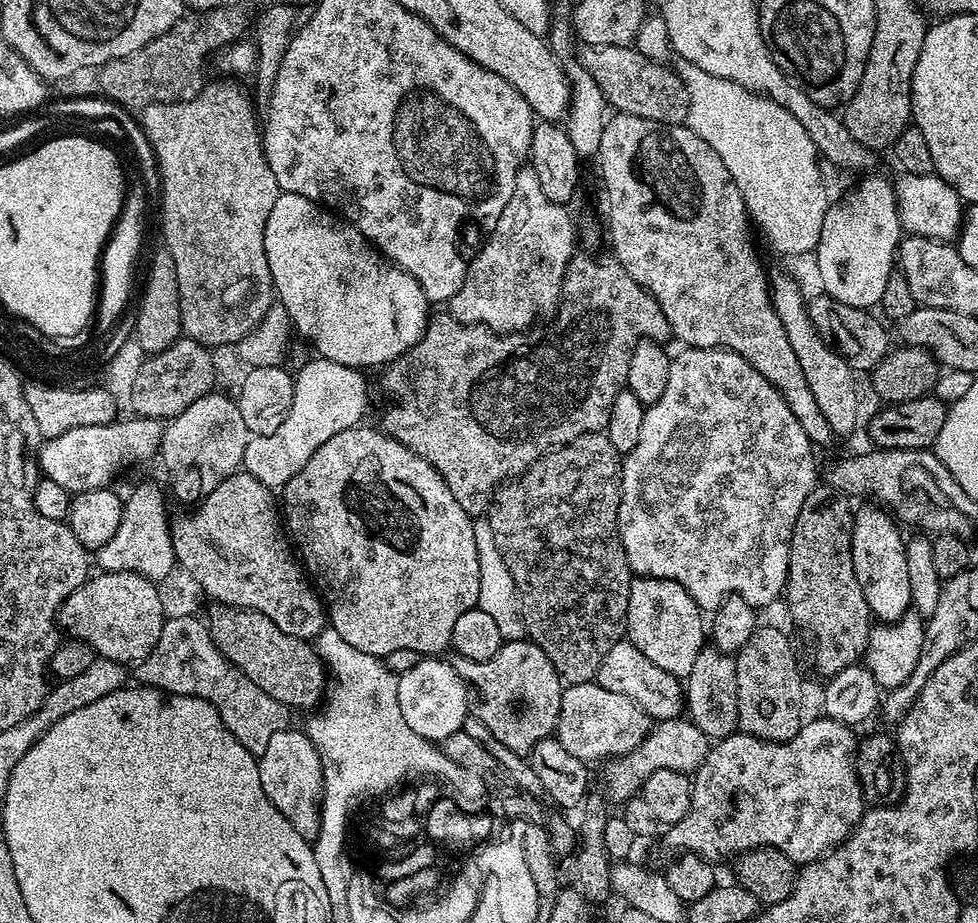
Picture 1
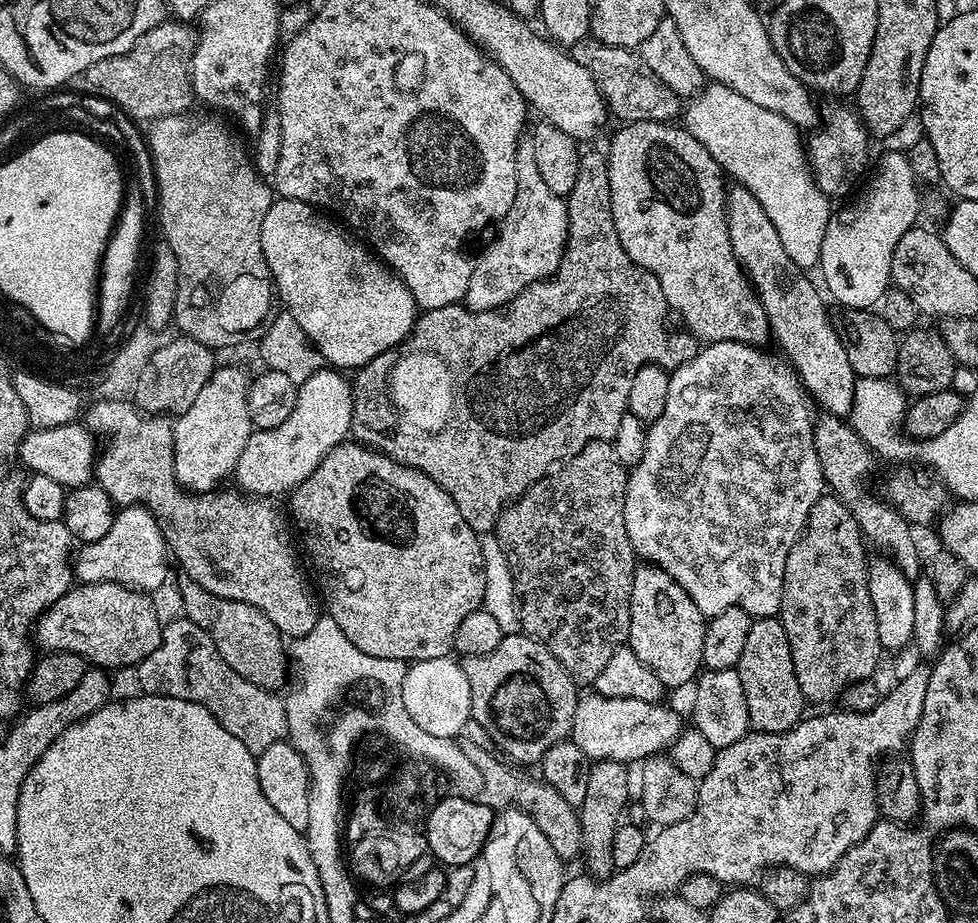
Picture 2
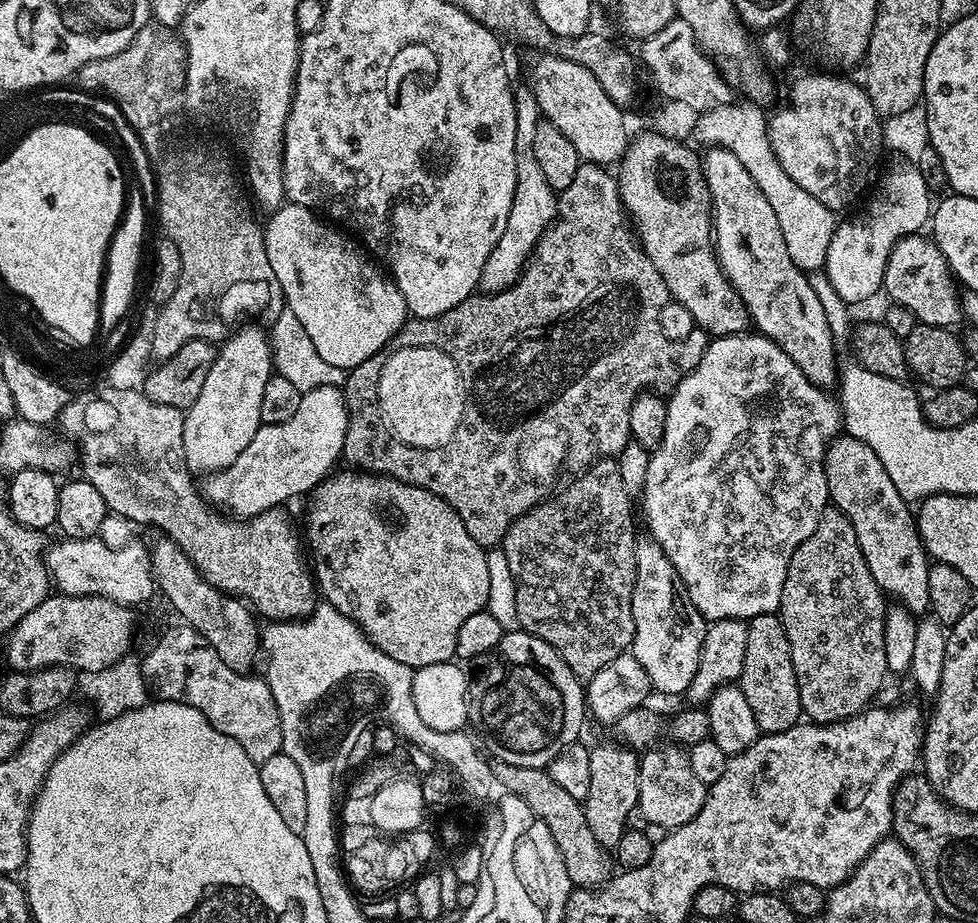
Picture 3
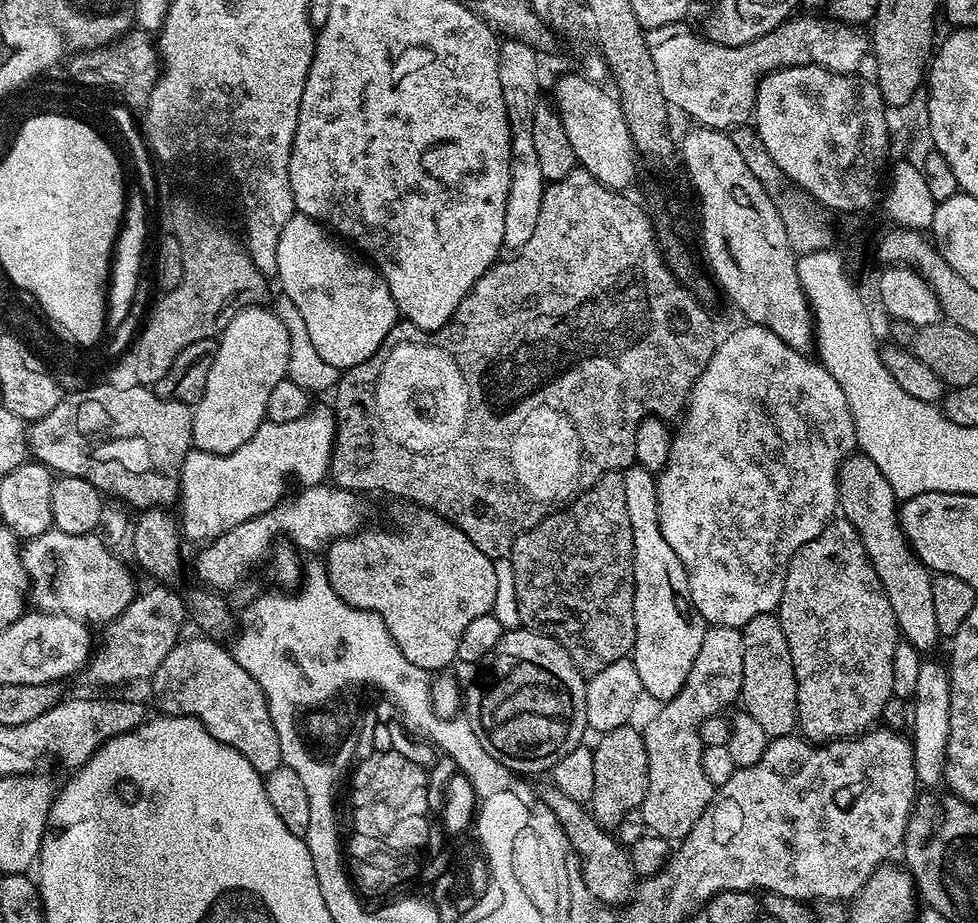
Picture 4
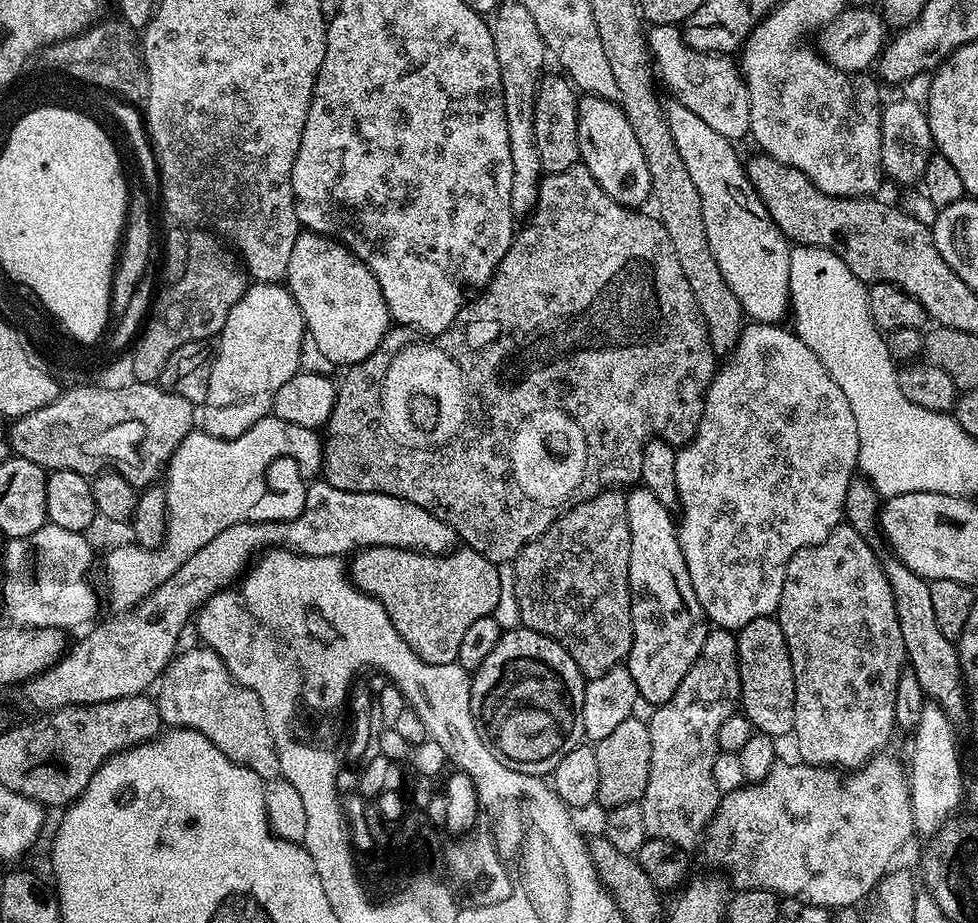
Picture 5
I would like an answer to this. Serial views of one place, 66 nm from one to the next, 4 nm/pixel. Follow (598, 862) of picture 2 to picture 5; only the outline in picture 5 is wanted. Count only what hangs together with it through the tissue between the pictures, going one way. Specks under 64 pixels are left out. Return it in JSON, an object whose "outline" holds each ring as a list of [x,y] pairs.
{"outline":[[[629,718],[619,724],[606,738],[595,741],[598,758],[598,794],[596,804],[601,809],[617,808],[623,804],[643,801],[646,782],[650,782],[650,730],[648,720]]]}

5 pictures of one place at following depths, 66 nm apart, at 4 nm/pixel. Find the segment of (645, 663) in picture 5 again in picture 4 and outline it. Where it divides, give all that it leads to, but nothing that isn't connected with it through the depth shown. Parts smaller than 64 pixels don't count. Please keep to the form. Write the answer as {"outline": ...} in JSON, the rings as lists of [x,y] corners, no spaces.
{"outline":[[[633,463],[623,473],[626,486],[626,510],[630,510],[630,530],[634,534],[634,622],[636,641],[630,659],[638,670],[644,692],[652,695],[656,702],[672,700],[682,690],[686,674],[698,658],[698,649],[706,621],[692,601],[692,591],[688,585],[688,575],[674,550],[662,538],[662,526],[658,522],[658,490],[656,476]]]}

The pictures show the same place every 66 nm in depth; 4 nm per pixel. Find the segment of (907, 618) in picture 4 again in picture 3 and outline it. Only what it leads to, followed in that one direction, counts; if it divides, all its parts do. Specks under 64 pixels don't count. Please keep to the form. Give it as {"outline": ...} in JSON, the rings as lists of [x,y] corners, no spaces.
{"outline":[[[837,434],[828,443],[824,455],[828,498],[834,507],[854,526],[862,558],[874,574],[880,591],[892,596],[913,614],[924,614],[930,608],[930,557],[916,528],[916,518],[909,501],[898,494],[886,466],[878,454],[847,434]]]}

